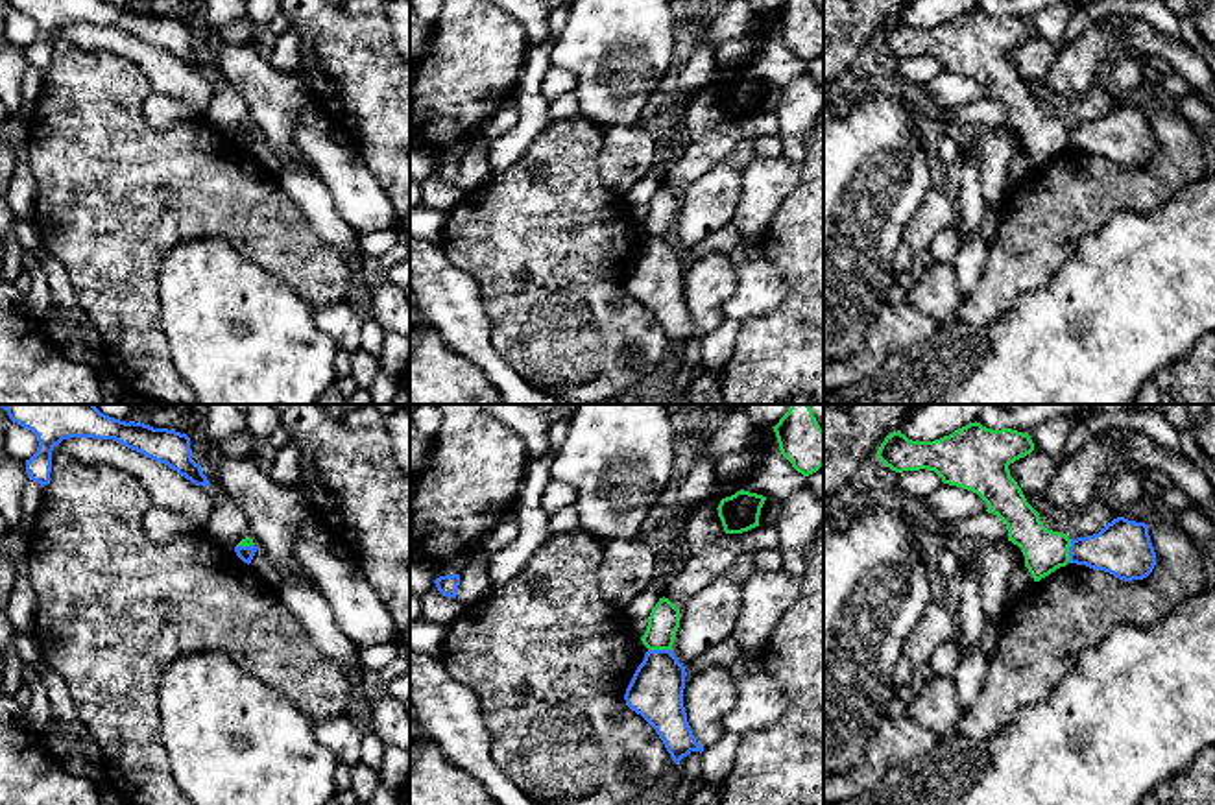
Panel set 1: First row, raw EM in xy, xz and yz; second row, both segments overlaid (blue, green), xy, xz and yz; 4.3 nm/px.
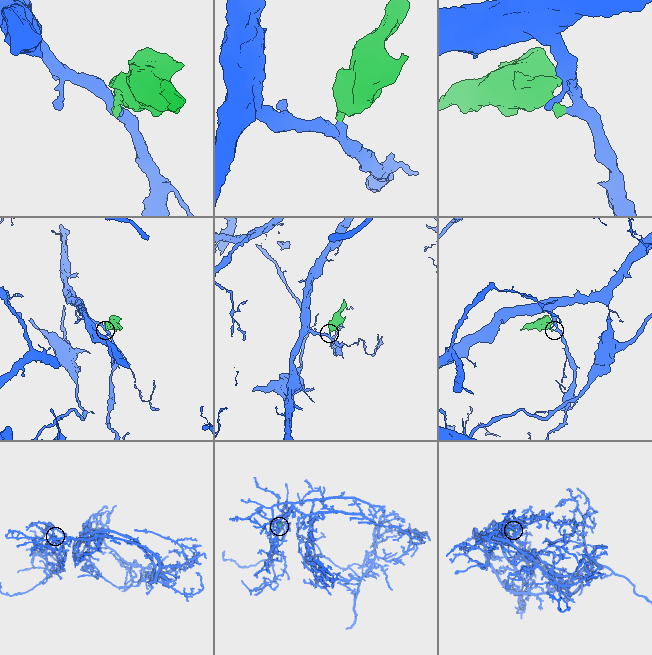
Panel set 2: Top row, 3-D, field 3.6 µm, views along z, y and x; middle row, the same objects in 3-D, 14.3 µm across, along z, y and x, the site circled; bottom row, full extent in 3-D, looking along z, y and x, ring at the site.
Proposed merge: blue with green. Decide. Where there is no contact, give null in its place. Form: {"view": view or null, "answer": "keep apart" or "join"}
{"view": "xz", "answer": "keep apart"}

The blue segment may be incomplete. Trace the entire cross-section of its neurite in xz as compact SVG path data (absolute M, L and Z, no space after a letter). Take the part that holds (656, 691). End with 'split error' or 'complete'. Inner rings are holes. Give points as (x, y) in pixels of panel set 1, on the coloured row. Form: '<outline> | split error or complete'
M648 650L624 694L626 705L656 729L676 764L691 751L704 751L683 707L685 676L672 650Z | complete

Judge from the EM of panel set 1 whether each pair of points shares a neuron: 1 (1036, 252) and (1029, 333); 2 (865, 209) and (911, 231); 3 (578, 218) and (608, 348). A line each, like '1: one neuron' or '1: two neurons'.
1: two neurons
2: two neurons
3: one neuron

